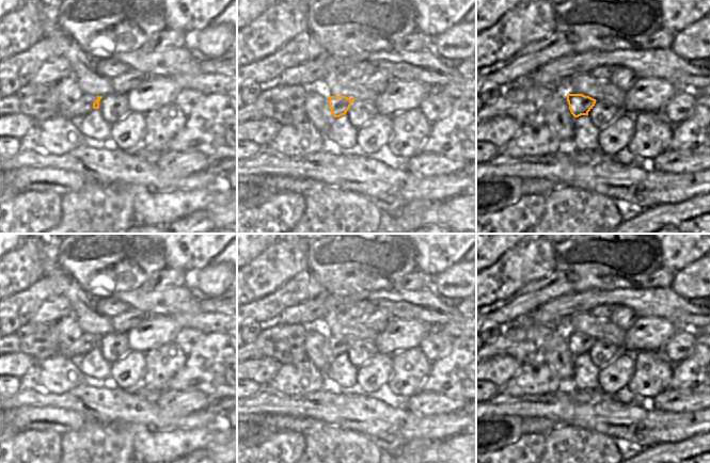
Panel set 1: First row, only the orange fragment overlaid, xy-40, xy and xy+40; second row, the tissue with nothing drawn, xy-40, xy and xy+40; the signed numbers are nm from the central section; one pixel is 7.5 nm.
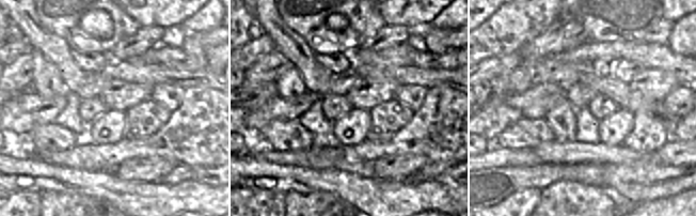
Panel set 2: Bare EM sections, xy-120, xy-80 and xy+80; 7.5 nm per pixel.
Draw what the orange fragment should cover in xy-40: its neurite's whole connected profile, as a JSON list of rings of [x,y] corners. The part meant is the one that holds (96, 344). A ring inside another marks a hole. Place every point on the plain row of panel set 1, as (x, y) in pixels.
[[[82,333],[82,336],[75,341],[70,348],[63,350],[61,355],[66,358],[72,358],[84,354],[93,348],[99,348],[99,340],[101,337],[102,335],[88,335]]]

